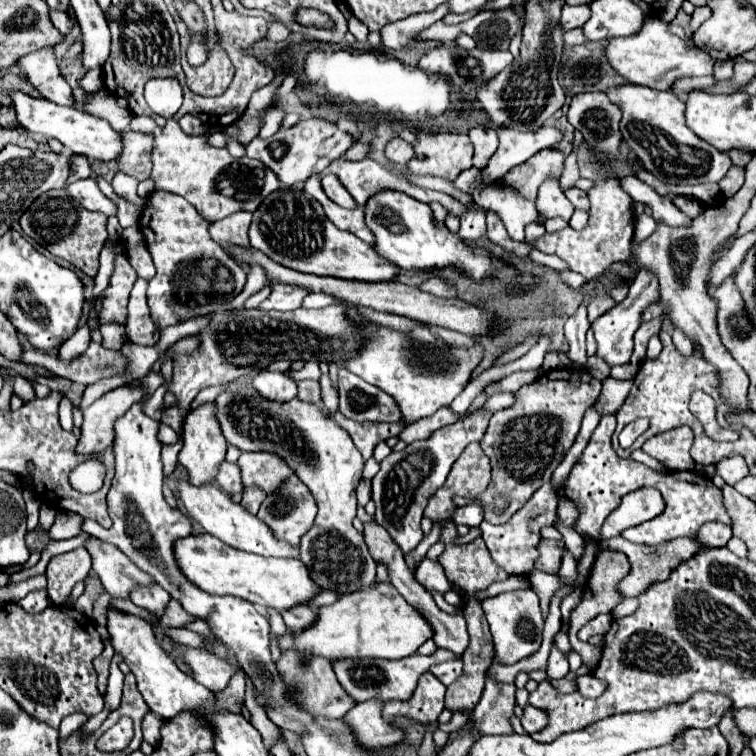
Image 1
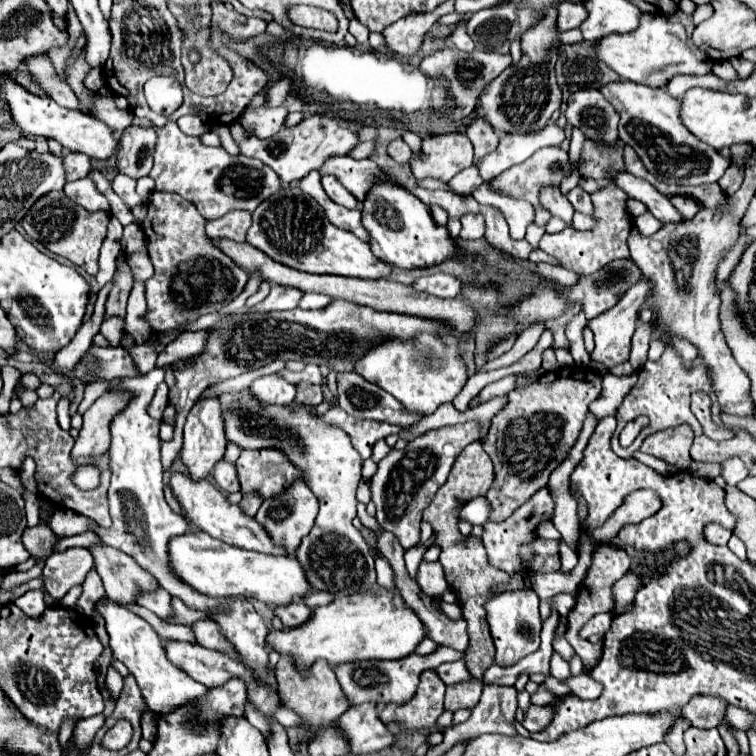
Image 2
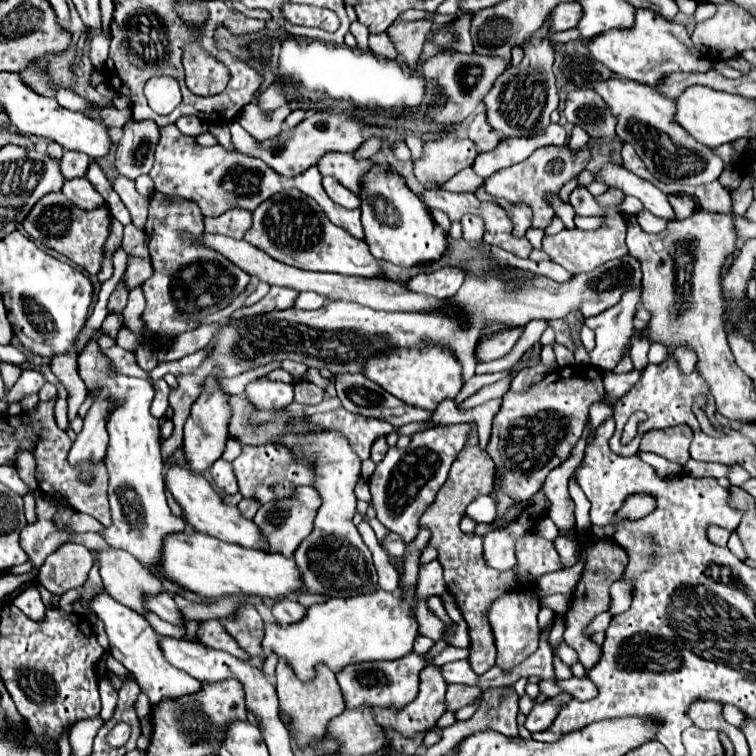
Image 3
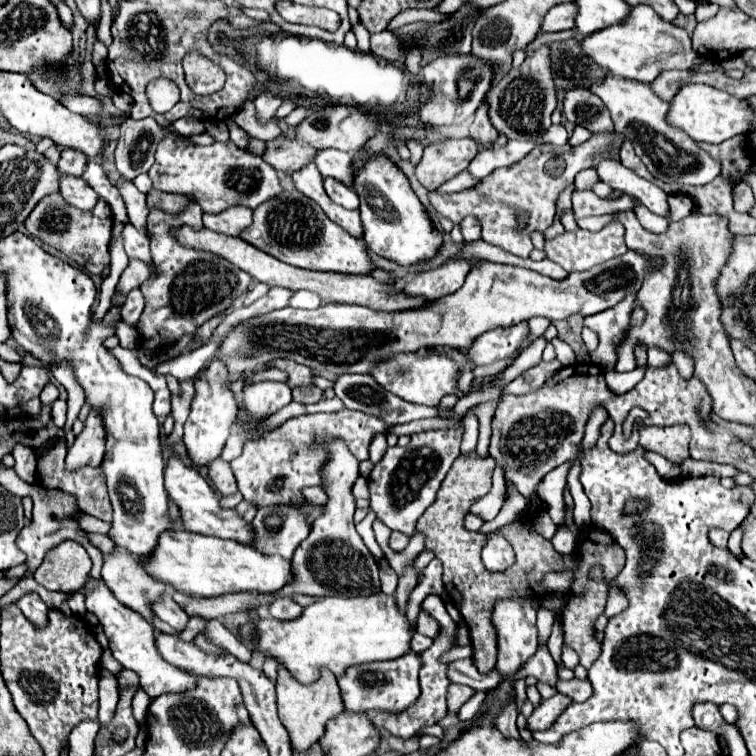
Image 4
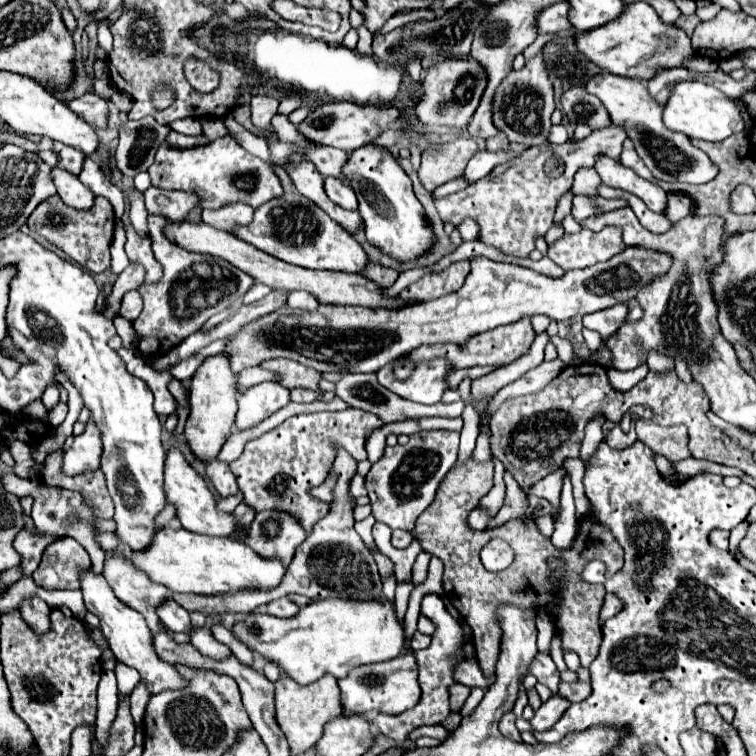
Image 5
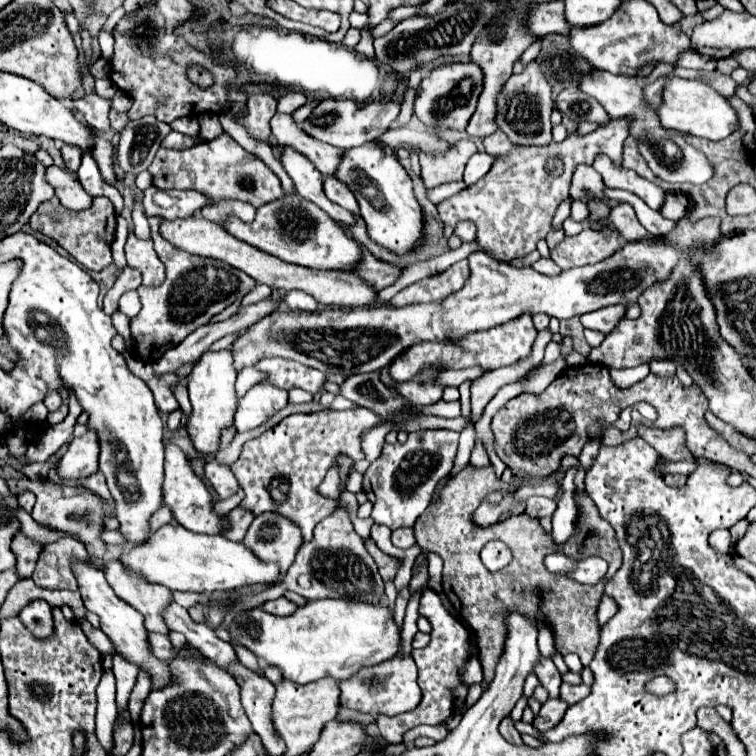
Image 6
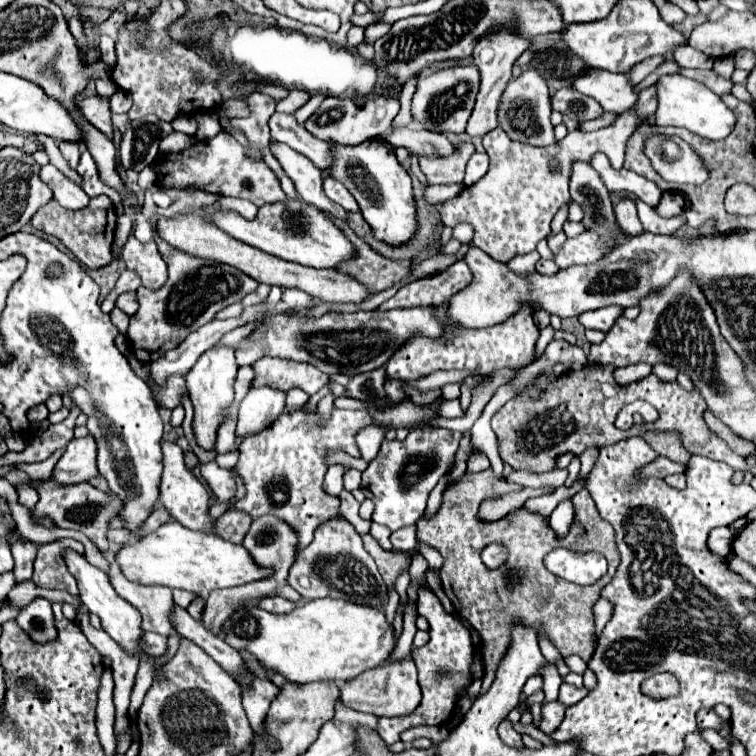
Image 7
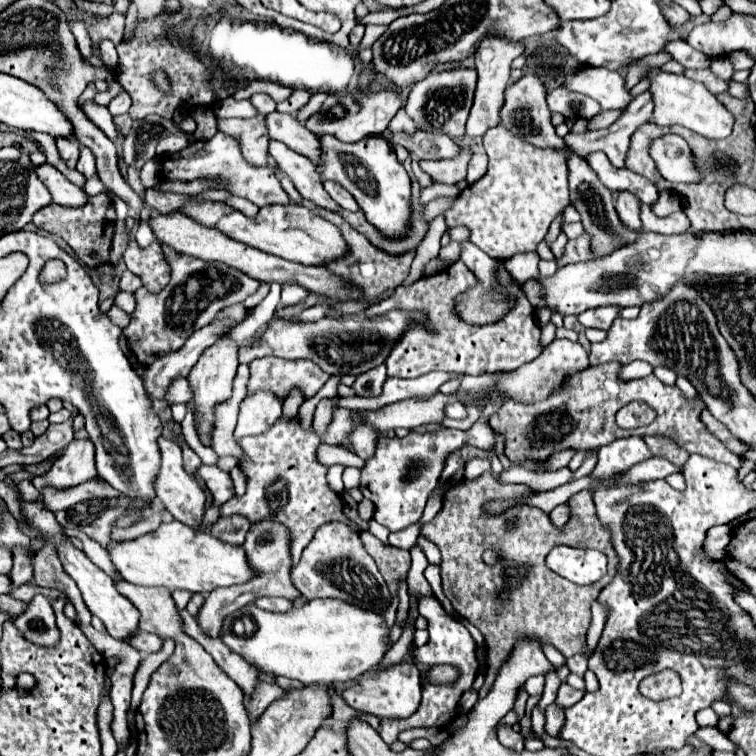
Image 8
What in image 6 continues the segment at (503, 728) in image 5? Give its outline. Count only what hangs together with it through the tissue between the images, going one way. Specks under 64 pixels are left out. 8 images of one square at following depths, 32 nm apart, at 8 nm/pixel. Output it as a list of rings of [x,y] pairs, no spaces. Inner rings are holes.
[[[506,716],[502,722],[500,722],[500,734],[510,740],[512,744],[522,744],[522,738],[518,734],[518,730],[514,728],[514,720],[510,716]]]

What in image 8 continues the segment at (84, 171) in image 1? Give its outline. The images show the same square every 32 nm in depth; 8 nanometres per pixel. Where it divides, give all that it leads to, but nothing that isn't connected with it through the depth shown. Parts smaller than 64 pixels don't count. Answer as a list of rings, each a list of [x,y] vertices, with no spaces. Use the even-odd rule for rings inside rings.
[[[56,140],[56,146],[60,150],[60,156],[68,164],[68,168],[76,168],[78,156],[80,156],[80,142],[78,140]]]

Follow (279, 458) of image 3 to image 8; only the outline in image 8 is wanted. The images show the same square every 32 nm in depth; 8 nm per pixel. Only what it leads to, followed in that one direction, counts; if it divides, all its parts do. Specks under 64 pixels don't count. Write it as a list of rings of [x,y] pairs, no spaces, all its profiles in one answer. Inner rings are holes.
[[[336,410],[332,416],[332,422],[328,424],[328,430],[324,436],[318,436],[314,428],[304,430],[300,426],[300,416],[296,414],[294,418],[278,418],[274,428],[266,430],[260,436],[246,436],[240,440],[242,448],[242,460],[238,468],[242,474],[248,478],[246,480],[246,494],[244,496],[234,496],[226,504],[222,504],[222,516],[224,514],[244,514],[252,522],[258,522],[262,518],[274,518],[282,524],[292,534],[292,562],[296,564],[302,550],[310,544],[314,532],[334,520],[342,520],[350,524],[354,530],[356,526],[344,516],[342,512],[342,498],[326,486],[326,466],[318,462],[318,446],[320,444],[330,444],[330,446],[344,446],[347,450],[354,452],[351,447],[350,432],[360,426],[360,418],[354,416],[350,410]]]

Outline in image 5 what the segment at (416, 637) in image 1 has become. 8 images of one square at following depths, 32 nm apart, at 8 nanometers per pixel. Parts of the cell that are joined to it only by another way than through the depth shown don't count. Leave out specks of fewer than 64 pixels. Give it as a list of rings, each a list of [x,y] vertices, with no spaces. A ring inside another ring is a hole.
[[[324,598],[304,606],[298,616],[280,620],[268,614],[248,614],[248,622],[232,628],[234,636],[250,650],[260,652],[266,660],[276,662],[298,684],[312,684],[330,672],[336,678],[346,676],[350,668],[392,660],[406,650],[404,622],[396,616],[390,600],[350,600]]]

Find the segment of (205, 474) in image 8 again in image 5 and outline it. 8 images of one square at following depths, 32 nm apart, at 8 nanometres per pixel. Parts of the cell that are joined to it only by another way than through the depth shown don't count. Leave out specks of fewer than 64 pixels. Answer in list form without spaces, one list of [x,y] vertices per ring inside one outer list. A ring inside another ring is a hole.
[[[212,460],[208,462],[208,478],[210,482],[214,484],[214,488],[218,490],[218,494],[222,498],[226,496],[232,496],[238,492],[238,486],[236,486],[236,480],[234,480],[234,474],[230,470],[230,466],[226,462],[220,462],[220,460]]]

